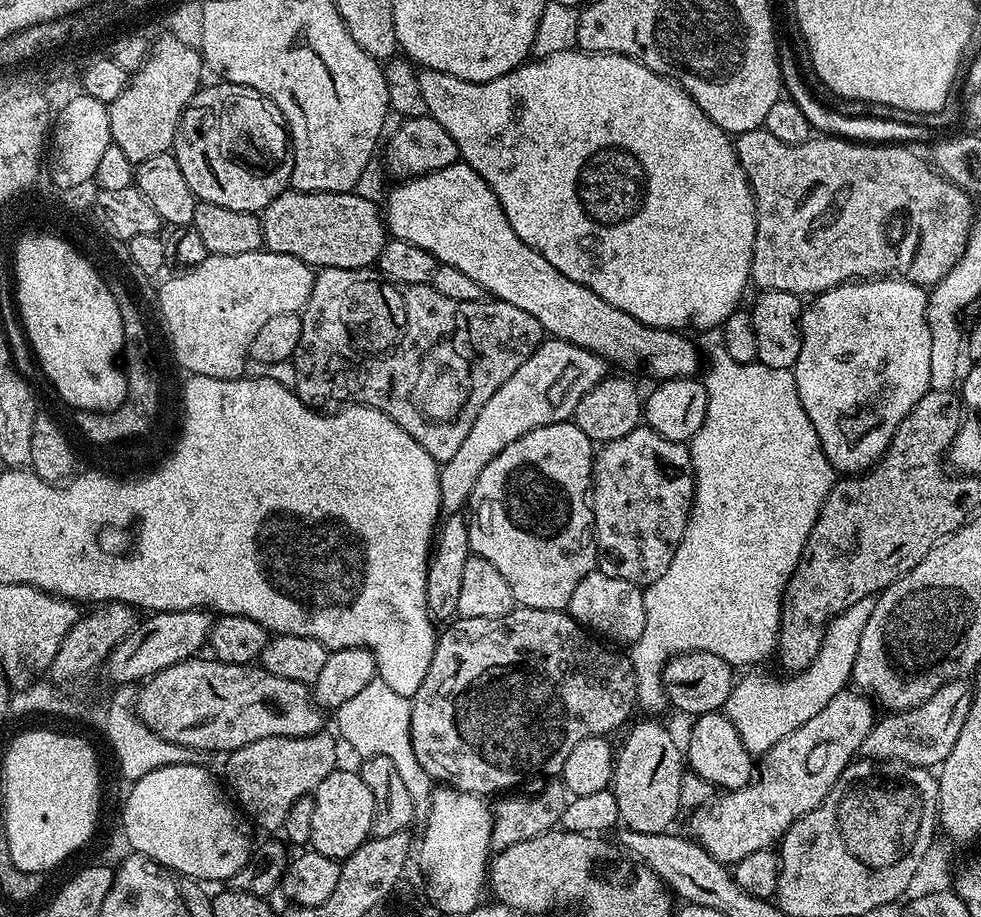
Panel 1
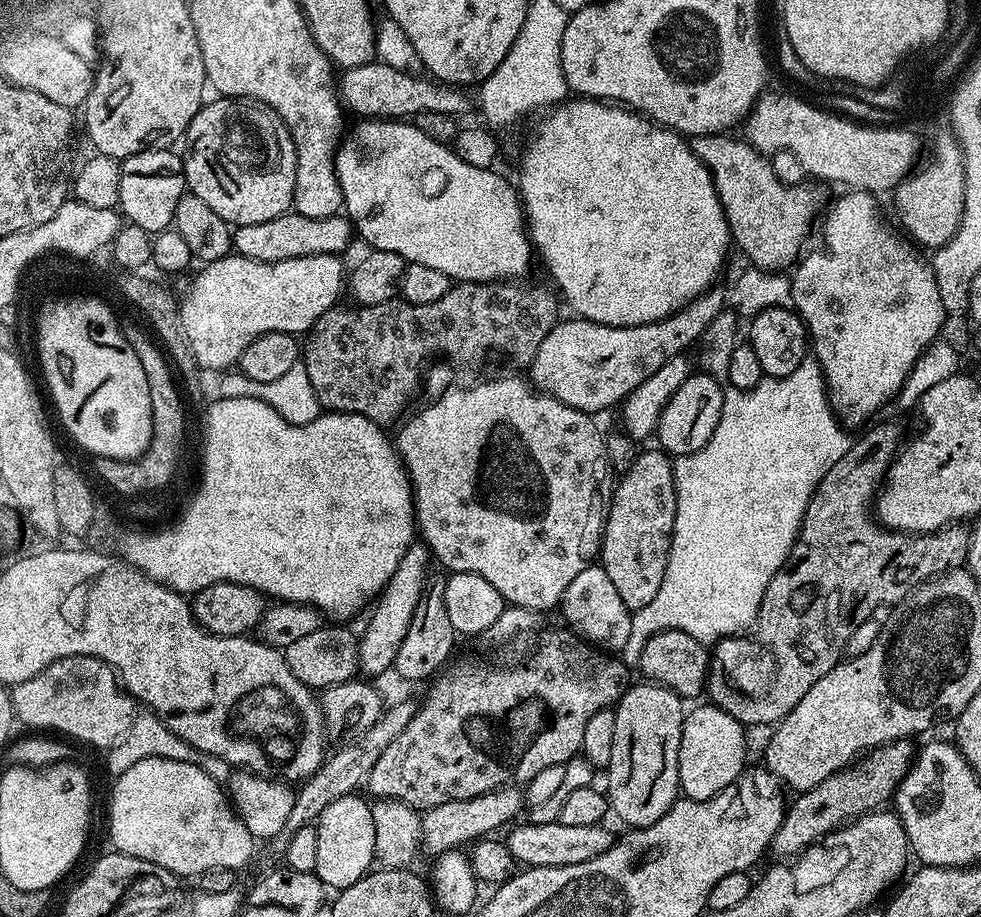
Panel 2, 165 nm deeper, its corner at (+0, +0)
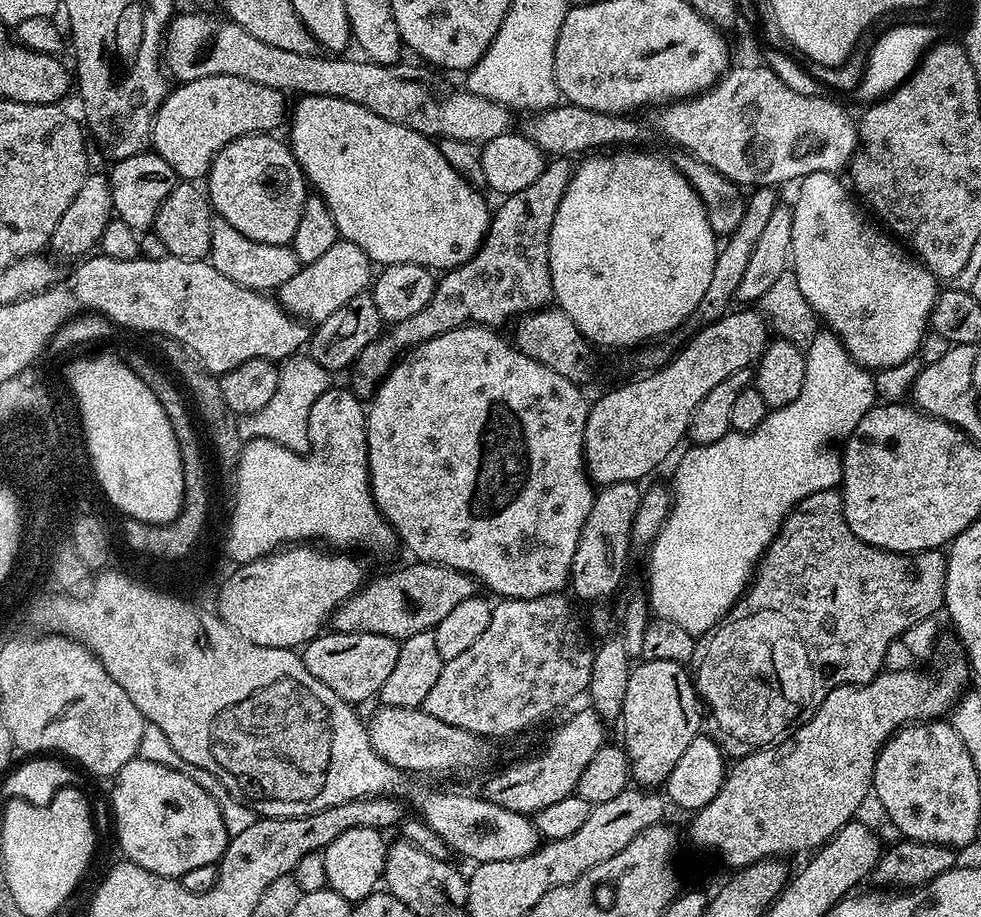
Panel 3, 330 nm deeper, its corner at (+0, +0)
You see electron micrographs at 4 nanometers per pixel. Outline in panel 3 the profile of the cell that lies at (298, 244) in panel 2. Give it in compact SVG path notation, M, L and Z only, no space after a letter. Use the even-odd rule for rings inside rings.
M216 218L212 222L210 234L210 262L218 270L218 274L226 274L230 282L238 282L243 288L252 288L256 292L265 294L278 290L302 267L296 252L286 244L259 244L246 234L238 234L234 226L230 226L222 219Z

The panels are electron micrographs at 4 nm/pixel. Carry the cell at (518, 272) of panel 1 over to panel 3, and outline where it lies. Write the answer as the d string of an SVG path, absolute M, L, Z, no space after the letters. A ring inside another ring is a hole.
M301 95L297 100L296 109L290 112L294 158L315 195L326 202L337 233L357 244L373 265L421 264L424 268L447 270L464 264L479 250L488 232L490 207L481 189L469 184L446 162L435 139L398 122L378 118L366 106L346 102L346 98Z

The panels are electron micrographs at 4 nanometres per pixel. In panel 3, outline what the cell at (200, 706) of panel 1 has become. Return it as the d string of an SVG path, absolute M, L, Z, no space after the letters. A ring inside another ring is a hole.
M380 706L372 717L367 717L366 727L370 746L390 766L399 768L405 774L411 772L449 772L452 776L468 776L471 772L480 771L492 758L492 748L483 736L475 736L470 730L450 726L434 718L434 714L425 712L423 707L407 708L406 706Z

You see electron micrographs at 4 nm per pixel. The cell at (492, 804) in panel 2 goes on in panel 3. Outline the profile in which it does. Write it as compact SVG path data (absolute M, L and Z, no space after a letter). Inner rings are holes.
M585 710L574 713L549 738L548 745L537 756L520 760L513 768L490 777L482 789L484 799L506 810L535 814L546 810L546 806L559 802L561 798L573 795L578 786L578 778L582 778L582 770L586 770L590 758L594 758L594 754L598 754L598 750L606 743L604 728L605 721L600 719L597 712Z

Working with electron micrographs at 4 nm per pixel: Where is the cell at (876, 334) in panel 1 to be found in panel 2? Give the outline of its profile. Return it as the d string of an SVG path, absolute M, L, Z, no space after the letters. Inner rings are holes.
M848 190L843 193L828 208L828 213L823 213L822 224L824 220L824 229L821 230L820 236L824 239L824 245L816 248L812 253L809 251L795 265L792 279L792 305L794 311L800 315L804 322L805 328L808 329L810 337L810 352L814 359L820 364L820 369L824 375L824 383L828 385L828 395L832 401L832 407L841 421L847 420L868 420L871 421L876 411L883 404L891 405L895 401L898 390L906 382L914 362L918 362L920 355L930 347L931 344L937 343L940 336L940 328L944 325L946 315L946 306L940 297L936 275L932 273L932 265L927 259L920 260L920 256L915 252L917 249L903 235L895 236L882 221L876 217L876 200L877 197L871 192L857 192Z

